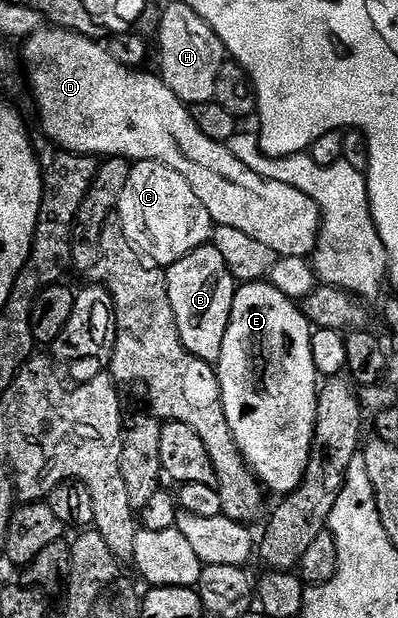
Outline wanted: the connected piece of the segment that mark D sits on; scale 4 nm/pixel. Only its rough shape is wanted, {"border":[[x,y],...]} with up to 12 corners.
{"border":[[63,26],[23,41],[43,135],[156,160],[217,225],[311,257],[320,207],[202,134],[159,75]]}

